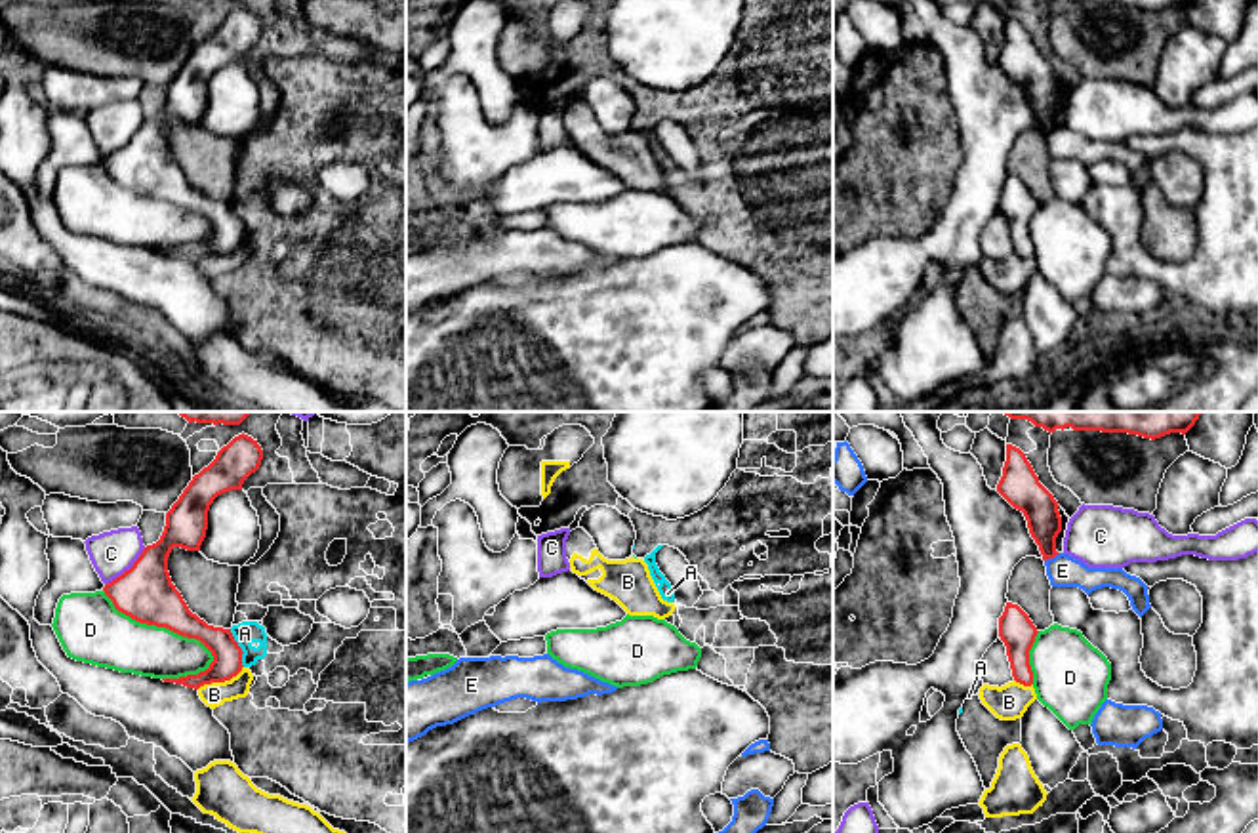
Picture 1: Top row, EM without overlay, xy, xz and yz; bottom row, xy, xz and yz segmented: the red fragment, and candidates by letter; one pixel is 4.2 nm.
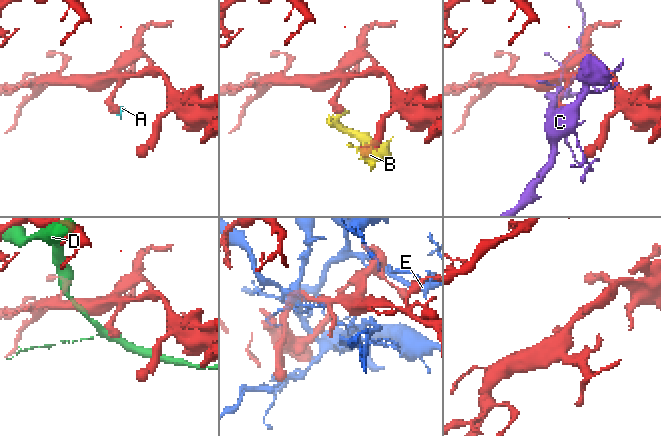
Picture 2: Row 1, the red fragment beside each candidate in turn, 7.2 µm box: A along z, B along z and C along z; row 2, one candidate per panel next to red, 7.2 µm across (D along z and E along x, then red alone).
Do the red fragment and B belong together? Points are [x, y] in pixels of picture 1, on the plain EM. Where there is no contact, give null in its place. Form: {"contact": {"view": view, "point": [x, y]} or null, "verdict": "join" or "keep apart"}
{"contact": {"view": "xy", "point": [220, 254]}, "verdict": "keep apart"}

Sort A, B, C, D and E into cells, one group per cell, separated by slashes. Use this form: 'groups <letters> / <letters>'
groups A / B / C / D / E

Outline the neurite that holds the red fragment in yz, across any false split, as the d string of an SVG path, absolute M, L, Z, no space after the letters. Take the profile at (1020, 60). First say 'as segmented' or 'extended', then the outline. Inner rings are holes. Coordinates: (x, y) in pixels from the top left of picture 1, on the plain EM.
as segmented; M1006 17L1006 34L997 65L1018 84L1024 86L1027 101L1043 133L1060 128L1056 124L1056 111L1062 105L1062 90L1054 69L1039 55L1025 27Z

